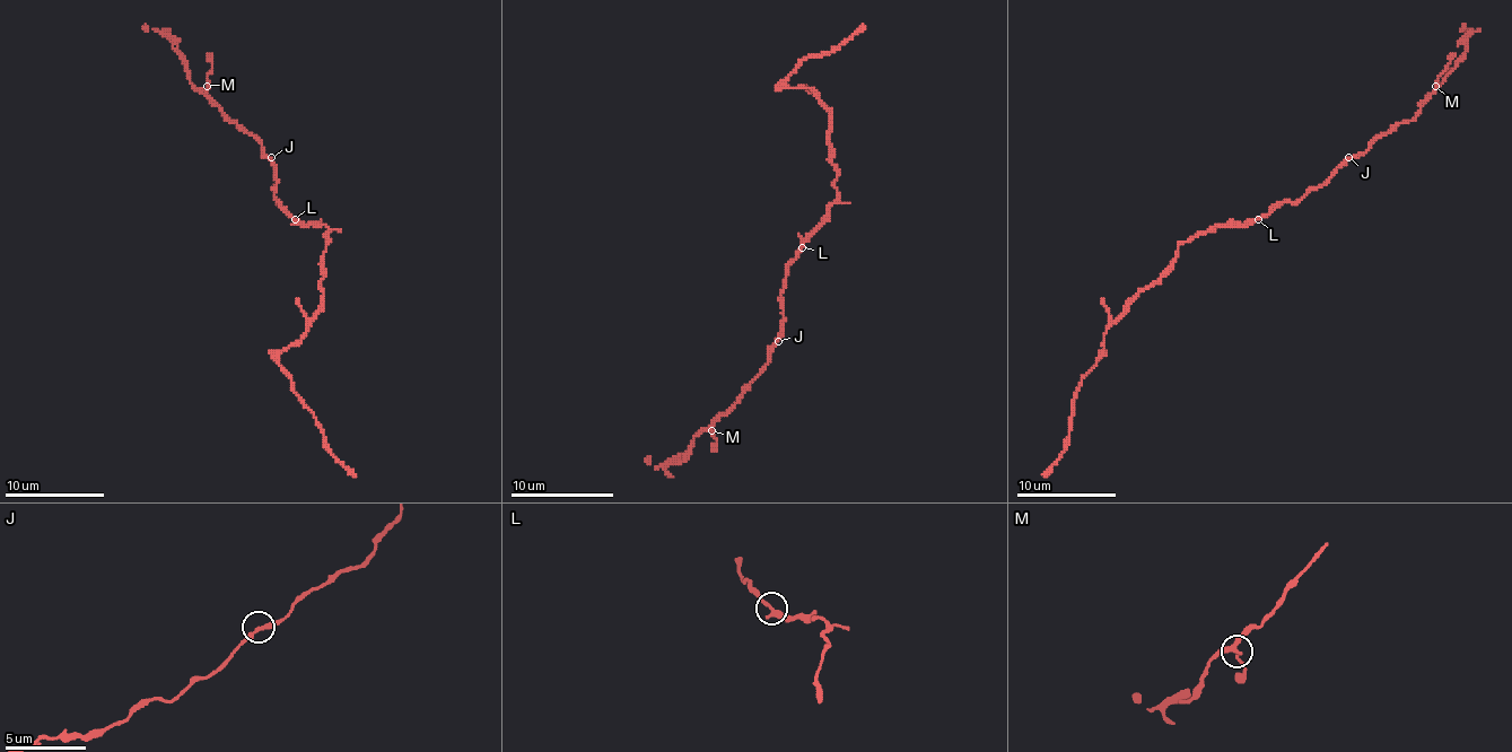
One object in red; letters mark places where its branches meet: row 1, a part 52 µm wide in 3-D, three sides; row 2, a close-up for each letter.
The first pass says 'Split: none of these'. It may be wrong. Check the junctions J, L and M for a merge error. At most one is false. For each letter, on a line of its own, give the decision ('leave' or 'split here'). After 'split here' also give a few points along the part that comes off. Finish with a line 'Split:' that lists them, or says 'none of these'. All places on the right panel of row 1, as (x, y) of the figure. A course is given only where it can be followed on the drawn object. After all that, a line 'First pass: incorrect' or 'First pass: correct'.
J: leave
L: leave
M: leave
Split: none of these
First pass: correct

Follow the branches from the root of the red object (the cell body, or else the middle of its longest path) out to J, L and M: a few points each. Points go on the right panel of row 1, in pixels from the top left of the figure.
J: (1234, 224), (1250, 224), (1277, 204), (1302, 200), (1348, 157)
L: (1234, 224), (1252, 224), (1257, 219)
M: (1234, 224), (1250, 224), (1277, 204), (1296, 202), (1317, 190), (1379, 138), (1400, 123), (1408, 123), (1435, 86)

